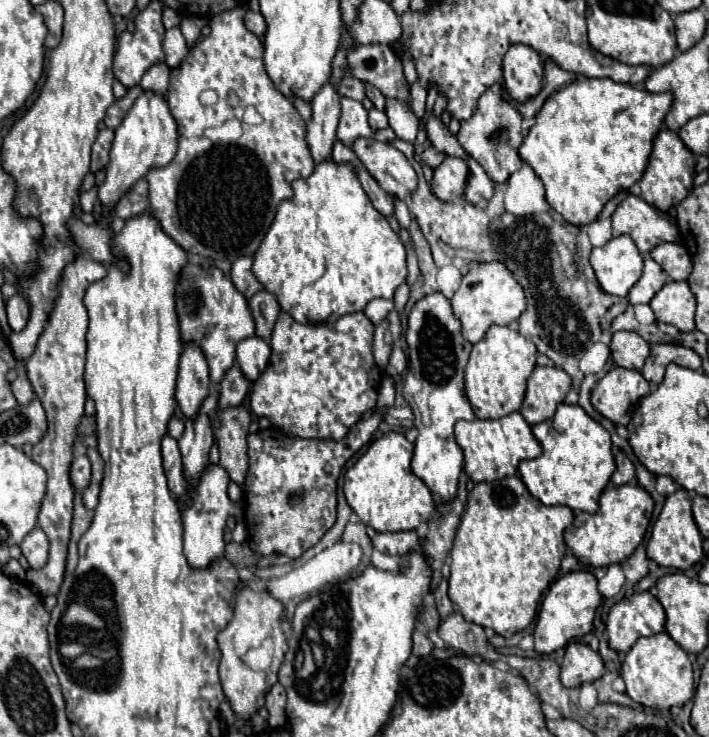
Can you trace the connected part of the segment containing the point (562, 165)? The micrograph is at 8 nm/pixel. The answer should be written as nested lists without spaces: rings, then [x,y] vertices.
[[[582,79],[572,81],[566,87],[552,93],[536,115],[536,123],[530,127],[520,147],[520,157],[542,179],[548,205],[560,213],[566,223],[584,227],[594,223],[604,205],[624,189],[630,189],[644,173],[648,155],[652,151],[654,135],[658,133],[666,111],[672,105],[670,93],[650,93],[612,79]]]

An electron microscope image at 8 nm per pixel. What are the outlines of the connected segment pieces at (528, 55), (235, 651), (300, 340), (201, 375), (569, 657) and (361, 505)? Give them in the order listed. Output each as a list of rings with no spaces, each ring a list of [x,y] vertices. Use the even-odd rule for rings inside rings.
[[[512,45],[504,57],[504,87],[514,101],[528,101],[542,89],[544,63],[528,45]]]
[[[242,581],[242,589],[236,593],[234,601],[234,617],[228,623],[228,627],[218,635],[218,645],[222,651],[222,661],[220,661],[220,679],[222,679],[222,689],[224,695],[234,711],[236,717],[248,721],[254,713],[258,713],[260,707],[264,707],[264,699],[272,685],[278,681],[278,669],[284,657],[284,651],[288,649],[286,637],[280,629],[280,615],[282,615],[282,603],[272,599],[268,593],[256,593],[246,587]],[[266,639],[274,641],[274,653],[272,653],[272,663],[264,671],[254,671],[250,669],[248,663],[244,663],[244,655],[250,649],[260,647]]]
[[[280,313],[272,331],[272,355],[266,371],[252,383],[250,407],[258,417],[270,419],[278,431],[300,439],[332,439],[346,437],[352,425],[356,425],[364,411],[376,407],[378,389],[382,383],[382,371],[372,357],[372,331],[374,325],[364,313],[352,313],[340,317],[336,323],[302,325],[288,313]]]
[[[186,343],[180,355],[180,373],[176,383],[176,401],[186,417],[194,417],[202,399],[208,395],[210,377],[206,357],[196,343]]]
[[[570,643],[562,661],[562,685],[580,687],[582,683],[592,683],[604,675],[604,663],[596,651],[584,643]]]
[[[390,431],[390,433],[384,433],[382,437],[378,437],[376,441],[372,441],[368,451],[344,473],[344,487],[342,489],[344,489],[346,501],[364,525],[374,527],[380,533],[382,531],[412,531],[422,521],[428,521],[432,517],[432,513],[436,511],[434,497],[428,491],[428,487],[418,477],[412,475],[412,471],[410,471],[412,453],[414,453],[414,445],[402,433]]]

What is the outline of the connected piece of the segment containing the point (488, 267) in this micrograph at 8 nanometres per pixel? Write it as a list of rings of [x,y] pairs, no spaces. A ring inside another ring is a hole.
[[[496,261],[494,263],[476,263],[470,267],[470,271],[464,277],[454,265],[438,267],[436,279],[438,279],[439,292],[450,300],[456,319],[460,319],[460,323],[462,323],[462,335],[470,343],[478,343],[484,337],[486,329],[494,323],[508,325],[510,321],[516,321],[526,307],[522,287],[516,283],[514,275],[502,263],[496,263]]]

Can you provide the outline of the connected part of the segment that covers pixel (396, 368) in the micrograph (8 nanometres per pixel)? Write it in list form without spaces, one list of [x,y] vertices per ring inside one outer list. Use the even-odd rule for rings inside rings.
[[[393,348],[390,359],[388,359],[388,365],[386,365],[388,375],[392,375],[392,377],[400,375],[400,373],[404,373],[404,369],[406,369],[406,355],[404,355],[404,351],[399,348]]]

